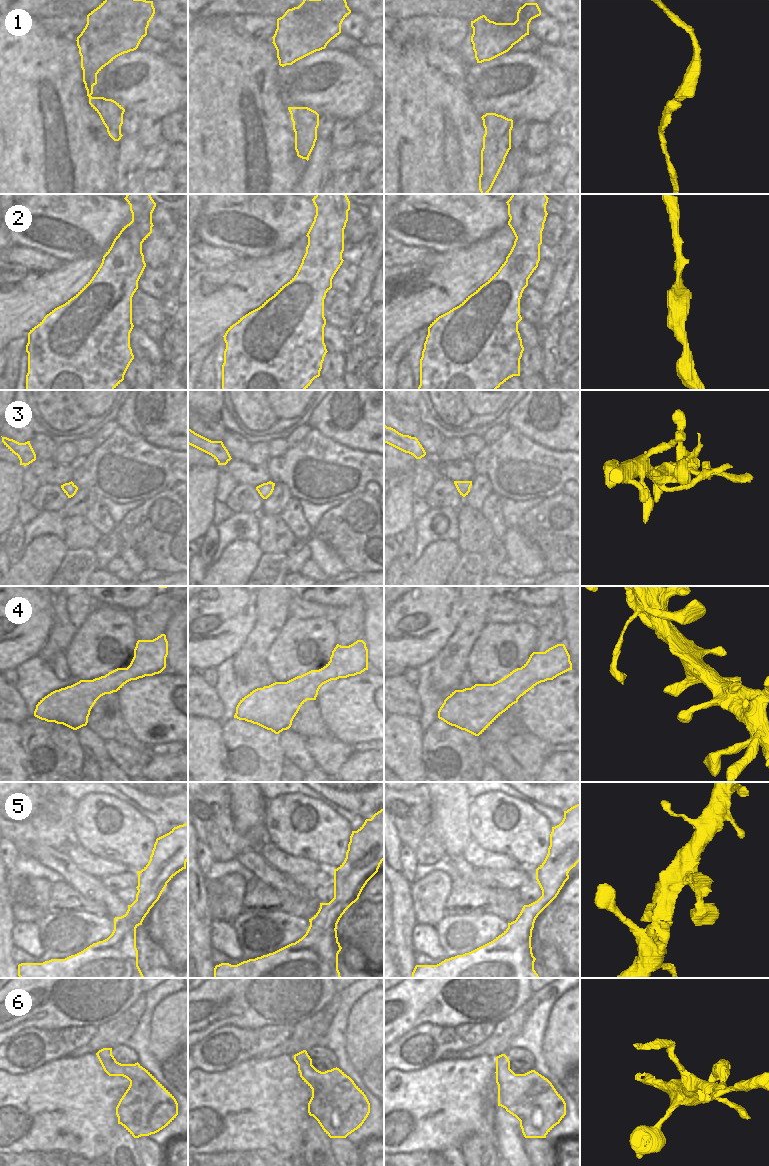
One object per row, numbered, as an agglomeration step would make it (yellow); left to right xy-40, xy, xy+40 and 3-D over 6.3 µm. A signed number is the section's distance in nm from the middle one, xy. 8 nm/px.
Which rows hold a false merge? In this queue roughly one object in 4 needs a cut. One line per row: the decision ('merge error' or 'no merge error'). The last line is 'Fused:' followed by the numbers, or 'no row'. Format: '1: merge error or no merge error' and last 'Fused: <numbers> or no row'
1: no merge error
2: no merge error
3: no merge error
4: no merge error
5: no merge error
6: no merge error
Fused: no row

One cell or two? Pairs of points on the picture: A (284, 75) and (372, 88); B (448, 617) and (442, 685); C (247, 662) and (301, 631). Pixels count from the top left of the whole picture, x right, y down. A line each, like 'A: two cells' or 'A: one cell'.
A: one cell
B: two cells
C: two cells

